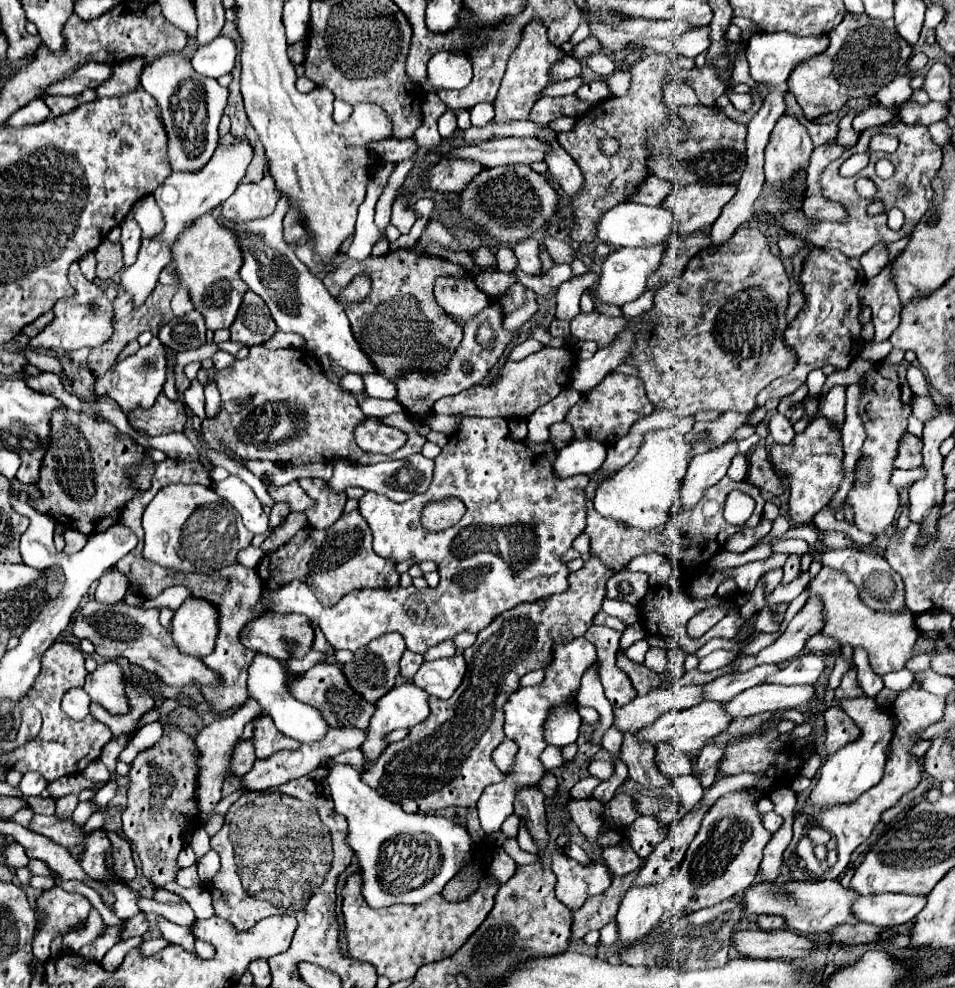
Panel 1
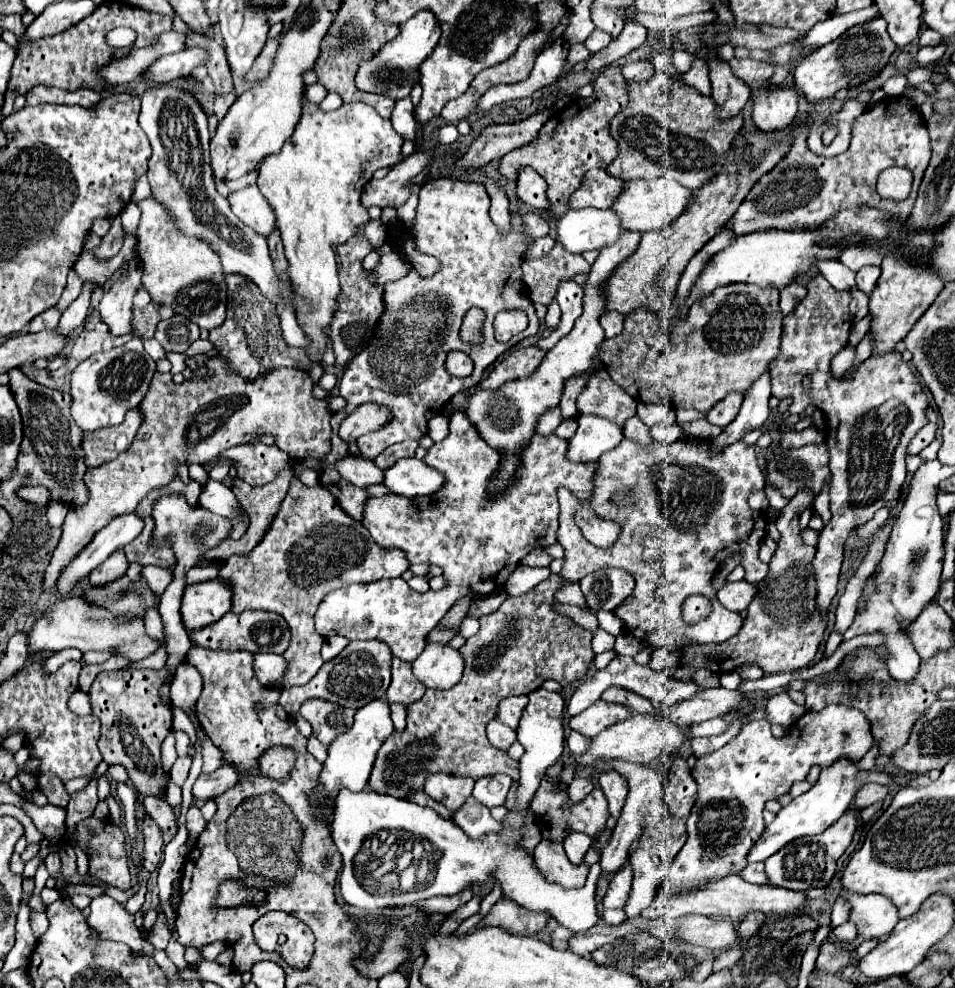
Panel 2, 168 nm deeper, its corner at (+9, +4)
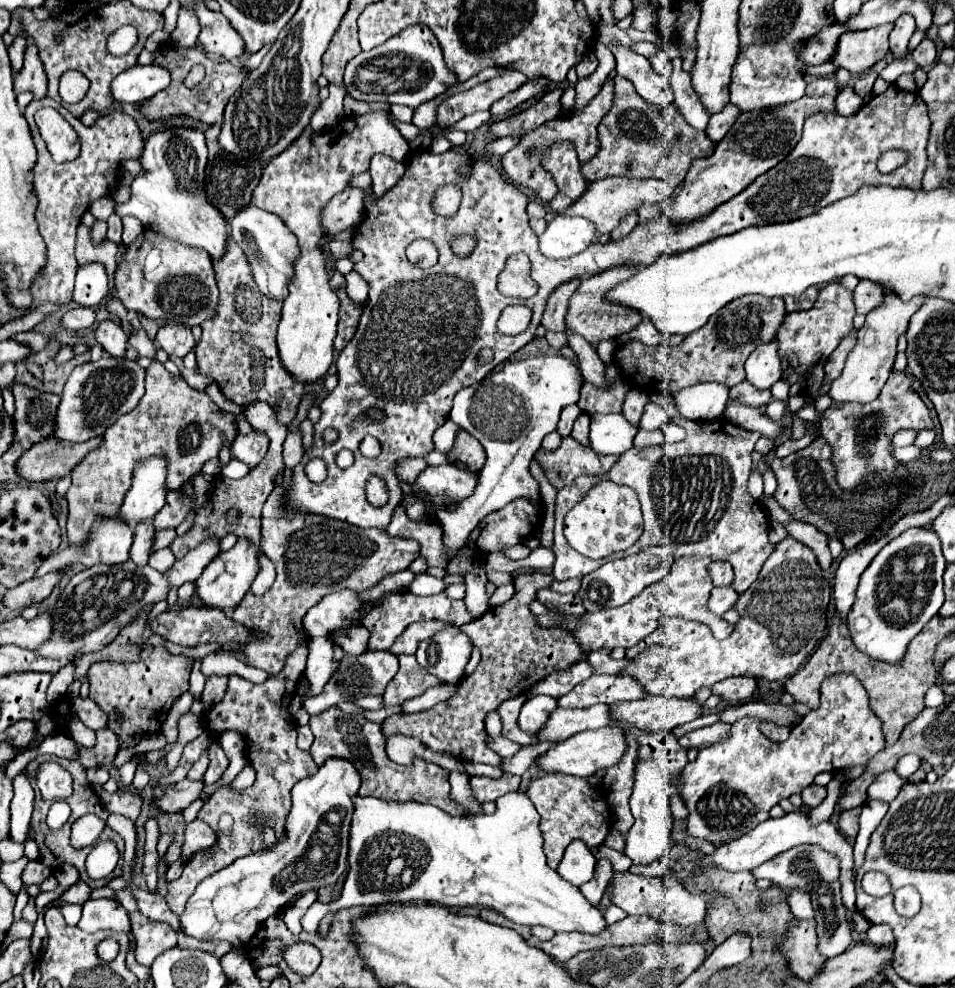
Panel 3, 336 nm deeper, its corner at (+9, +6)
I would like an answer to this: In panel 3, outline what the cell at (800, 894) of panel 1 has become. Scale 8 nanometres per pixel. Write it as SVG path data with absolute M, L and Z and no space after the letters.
M614 872L610 880L610 902L630 916L648 914L660 922L672 922L672 926L688 926L704 922L708 894L694 894L682 884L670 884L664 888L664 878L646 878L630 872Z

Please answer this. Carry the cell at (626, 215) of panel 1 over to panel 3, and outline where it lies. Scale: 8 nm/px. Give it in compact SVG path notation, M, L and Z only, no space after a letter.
M556 216L538 236L540 252L552 260L580 254L594 242L596 242L594 224L580 216L576 218Z

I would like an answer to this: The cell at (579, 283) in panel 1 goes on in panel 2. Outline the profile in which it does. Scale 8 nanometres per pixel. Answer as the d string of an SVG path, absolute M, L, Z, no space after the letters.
M554 300L554 304L550 304L550 306L548 306L548 314L546 314L546 326L556 328L556 326L560 324L560 318L562 318L562 312L560 312L558 302Z

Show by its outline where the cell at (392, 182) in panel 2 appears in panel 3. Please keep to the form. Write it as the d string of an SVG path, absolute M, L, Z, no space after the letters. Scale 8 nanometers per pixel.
M350 188L336 194L328 202L328 206L324 206L322 214L324 234L334 238L336 234L358 226L356 222L360 222L362 216L362 200L364 200L362 188Z

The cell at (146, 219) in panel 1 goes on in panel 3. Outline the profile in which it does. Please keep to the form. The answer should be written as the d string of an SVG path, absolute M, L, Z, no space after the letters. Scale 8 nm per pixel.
M144 230L124 252L118 270L116 270L116 296L126 306L126 310L142 312L146 318L166 318L176 324L184 326L196 326L204 320L214 316L216 302L218 302L218 286L214 280L212 260L206 250L184 246L180 242L172 242L170 238L164 238L164 234L158 234L154 230Z

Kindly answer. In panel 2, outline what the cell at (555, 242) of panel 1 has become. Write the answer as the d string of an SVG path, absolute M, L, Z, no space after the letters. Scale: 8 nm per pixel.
M530 212L522 216L522 226L524 226L524 234L530 238L542 238L548 234L548 224L544 218L540 218L538 214Z

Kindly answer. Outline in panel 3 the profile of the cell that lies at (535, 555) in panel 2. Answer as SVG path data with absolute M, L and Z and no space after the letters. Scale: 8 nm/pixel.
M516 544L516 546L504 546L502 554L508 556L510 560L522 560L522 558L526 558L530 554L530 550L524 544Z

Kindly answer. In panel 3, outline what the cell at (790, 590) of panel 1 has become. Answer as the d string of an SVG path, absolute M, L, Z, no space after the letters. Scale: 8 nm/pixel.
M724 586L724 588L712 588L710 600L708 600L708 608L710 612L714 612L716 616L722 616L724 612L728 612L734 602L738 600L738 594L734 592L732 586Z

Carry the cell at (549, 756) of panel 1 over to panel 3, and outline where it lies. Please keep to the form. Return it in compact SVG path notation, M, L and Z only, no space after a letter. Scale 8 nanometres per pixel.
M488 736L488 744L492 746L492 750L496 750L496 754L498 756L506 756L506 758L512 758L518 750L520 750L520 744L516 744L516 742L512 742L512 740L508 740L508 738L504 738L504 736L500 736L500 738L492 738L492 736Z

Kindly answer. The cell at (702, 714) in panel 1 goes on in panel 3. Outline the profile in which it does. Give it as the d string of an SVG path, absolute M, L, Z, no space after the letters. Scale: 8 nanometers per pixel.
M600 728L600 730L586 730L580 734L574 734L572 738L552 746L546 754L542 754L536 764L542 772L546 774L572 774L572 776L592 776L596 770L600 768L610 768L614 766L622 754L626 750L626 742L624 742L624 734L618 728Z

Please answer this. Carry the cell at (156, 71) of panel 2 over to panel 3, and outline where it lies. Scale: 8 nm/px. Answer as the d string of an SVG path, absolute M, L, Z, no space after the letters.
M134 66L112 80L112 100L118 104L138 104L170 84L170 74L160 66Z

